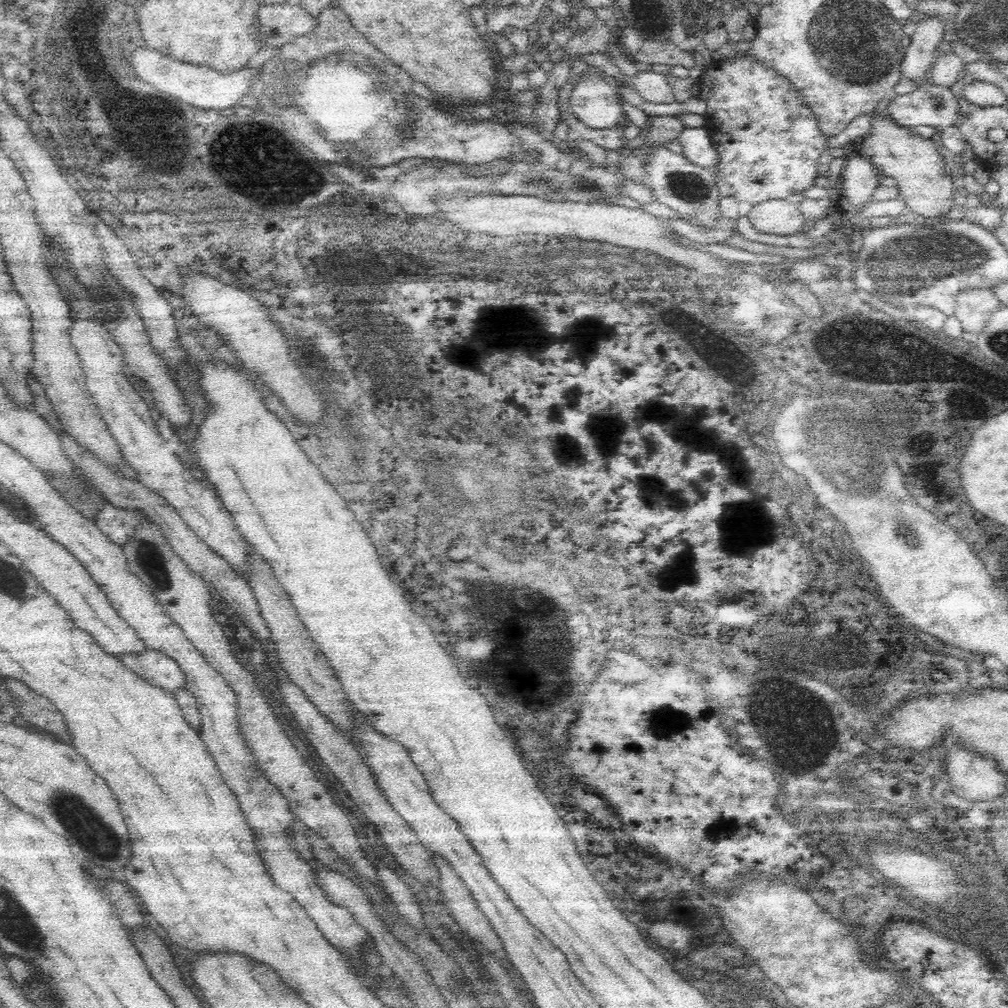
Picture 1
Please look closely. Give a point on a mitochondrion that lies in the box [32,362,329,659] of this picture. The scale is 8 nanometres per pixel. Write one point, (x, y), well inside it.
(148, 554)

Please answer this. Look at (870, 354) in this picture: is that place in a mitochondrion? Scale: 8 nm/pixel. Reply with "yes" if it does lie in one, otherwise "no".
yes

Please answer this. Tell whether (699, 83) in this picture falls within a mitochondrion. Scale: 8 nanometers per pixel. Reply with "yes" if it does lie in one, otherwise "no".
no

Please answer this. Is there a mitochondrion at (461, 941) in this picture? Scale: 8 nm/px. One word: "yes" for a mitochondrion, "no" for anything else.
no

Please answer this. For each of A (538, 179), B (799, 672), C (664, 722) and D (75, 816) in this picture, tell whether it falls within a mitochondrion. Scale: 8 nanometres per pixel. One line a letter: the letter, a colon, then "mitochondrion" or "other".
A: mitochondrion
B: mitochondrion
C: mitochondrion
D: mitochondrion

